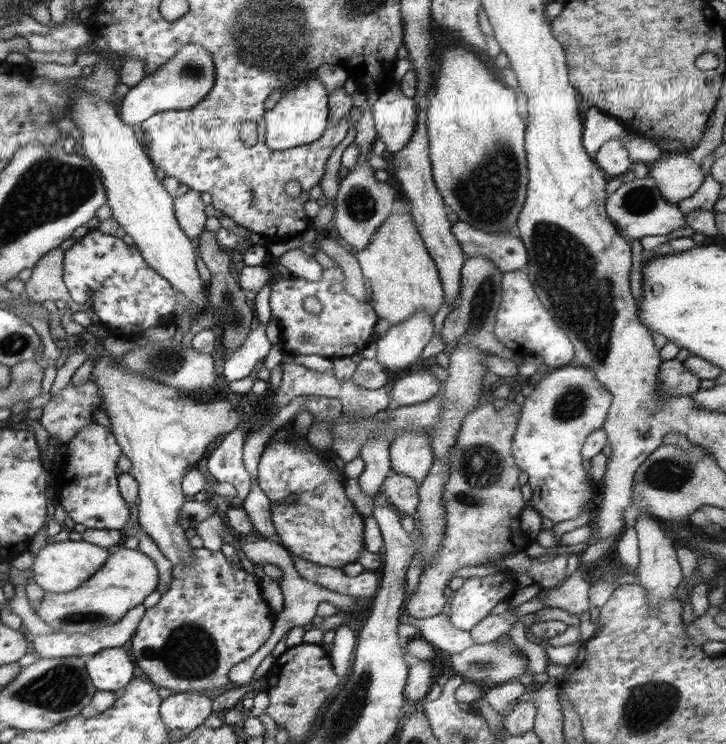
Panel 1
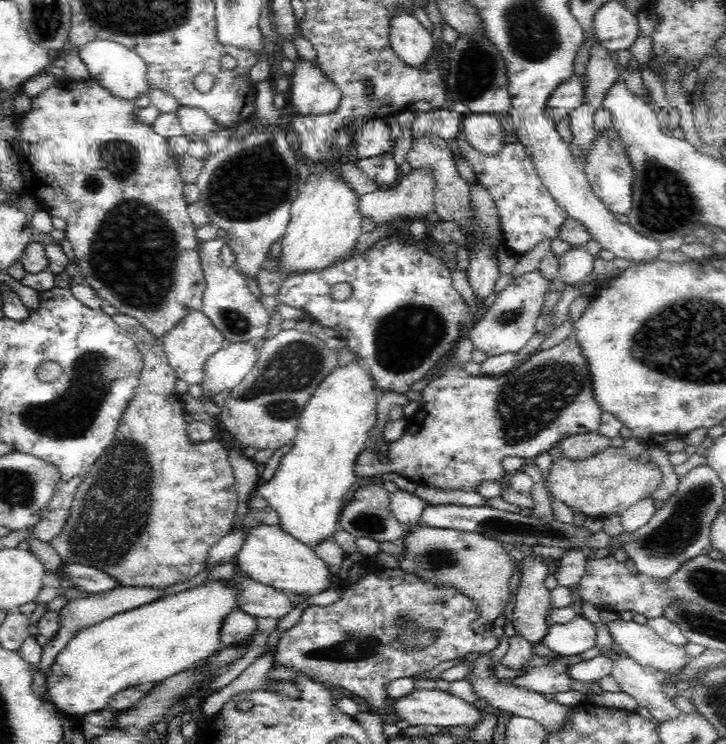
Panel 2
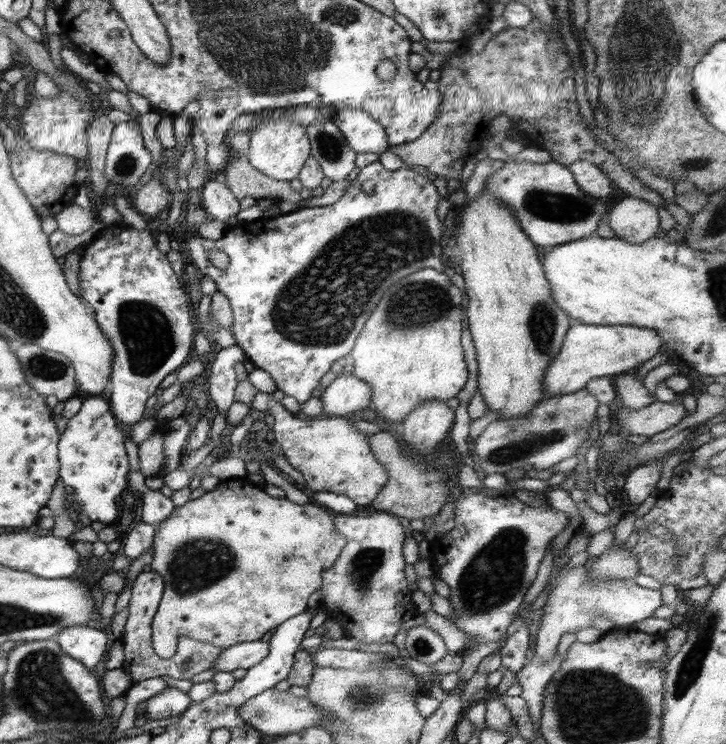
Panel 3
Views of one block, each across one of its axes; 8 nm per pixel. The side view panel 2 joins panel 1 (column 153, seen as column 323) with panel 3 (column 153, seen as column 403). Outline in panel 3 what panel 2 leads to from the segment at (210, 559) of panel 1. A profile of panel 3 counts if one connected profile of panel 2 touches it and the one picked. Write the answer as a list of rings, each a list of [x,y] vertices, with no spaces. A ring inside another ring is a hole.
[[[151,571],[141,572],[134,580],[133,585],[129,601],[130,616],[128,616],[123,634],[119,639],[123,643],[125,654],[123,669],[130,675],[132,686],[138,682],[161,676],[169,676],[174,680],[191,680],[195,674],[210,669],[210,666],[216,662],[216,658],[222,654],[224,650],[222,647],[188,638],[184,642],[180,640],[180,644],[177,644],[178,652],[176,651],[170,658],[160,658],[154,652],[152,644],[153,619],[157,614],[165,590],[165,583],[156,572]]]

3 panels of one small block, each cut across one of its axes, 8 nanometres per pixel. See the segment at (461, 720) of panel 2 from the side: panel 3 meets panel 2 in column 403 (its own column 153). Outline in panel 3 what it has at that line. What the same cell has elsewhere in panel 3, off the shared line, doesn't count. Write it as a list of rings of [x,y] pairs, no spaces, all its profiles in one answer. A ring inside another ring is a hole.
[[[166,688],[160,694],[156,694],[150,700],[146,700],[146,711],[144,715],[148,719],[160,720],[169,716],[180,716],[188,710],[192,704],[189,694],[185,694],[176,688]]]

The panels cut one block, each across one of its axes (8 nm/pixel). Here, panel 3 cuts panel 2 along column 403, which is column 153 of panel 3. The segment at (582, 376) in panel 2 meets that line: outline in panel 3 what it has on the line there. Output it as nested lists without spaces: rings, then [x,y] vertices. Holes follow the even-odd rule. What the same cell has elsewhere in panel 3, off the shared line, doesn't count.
[[[159,423],[156,432],[138,445],[140,471],[146,476],[160,476],[162,459],[164,459],[164,433],[168,431],[167,423]]]

